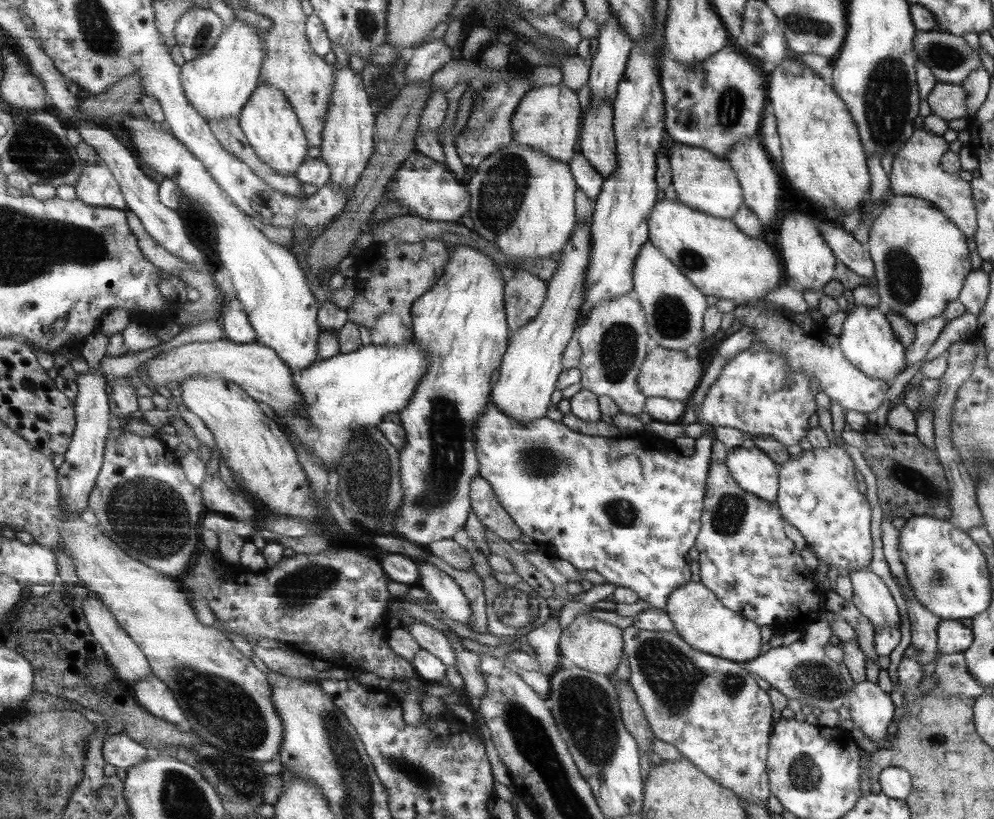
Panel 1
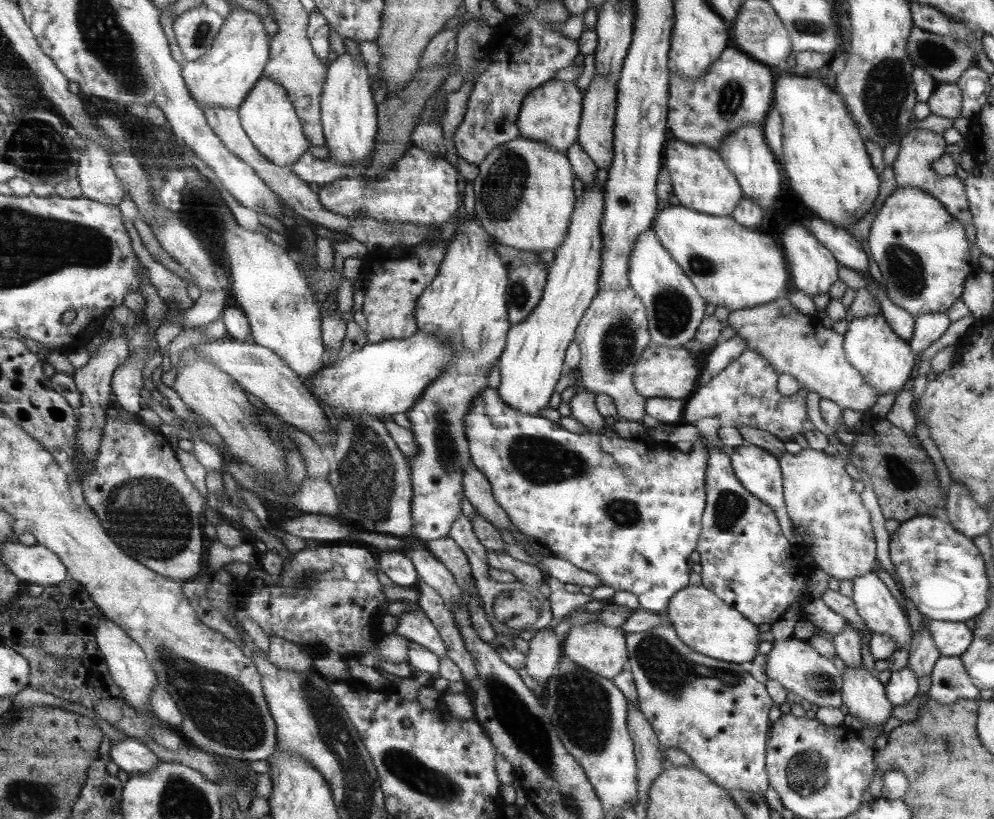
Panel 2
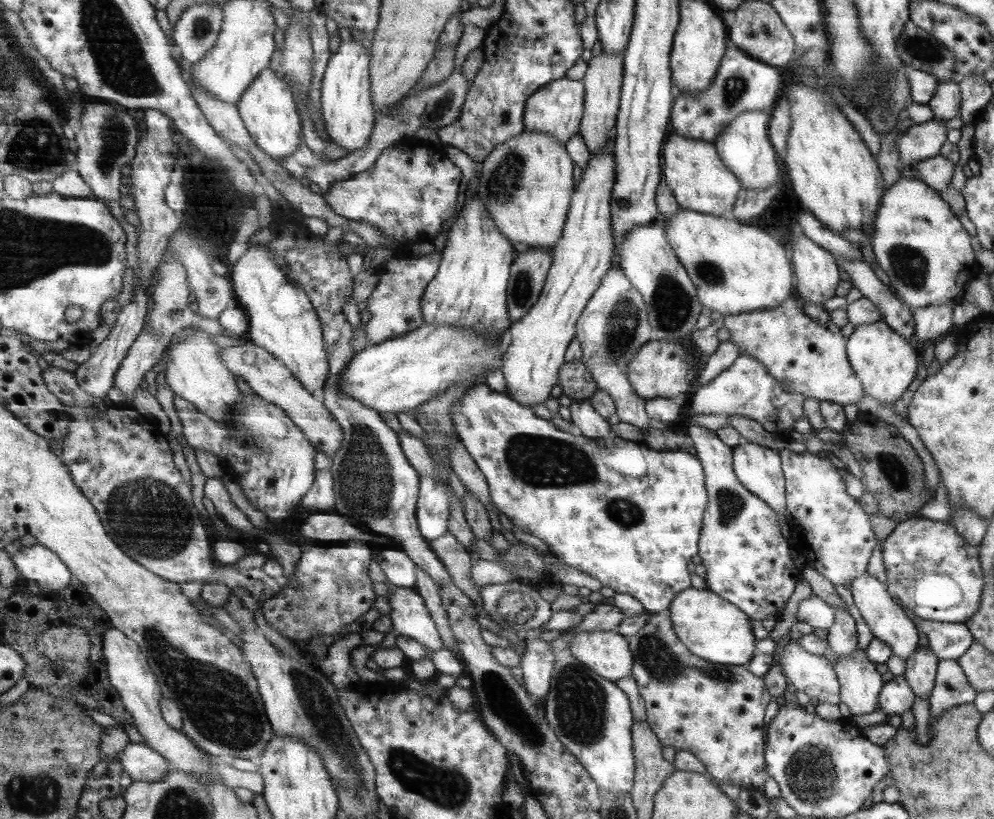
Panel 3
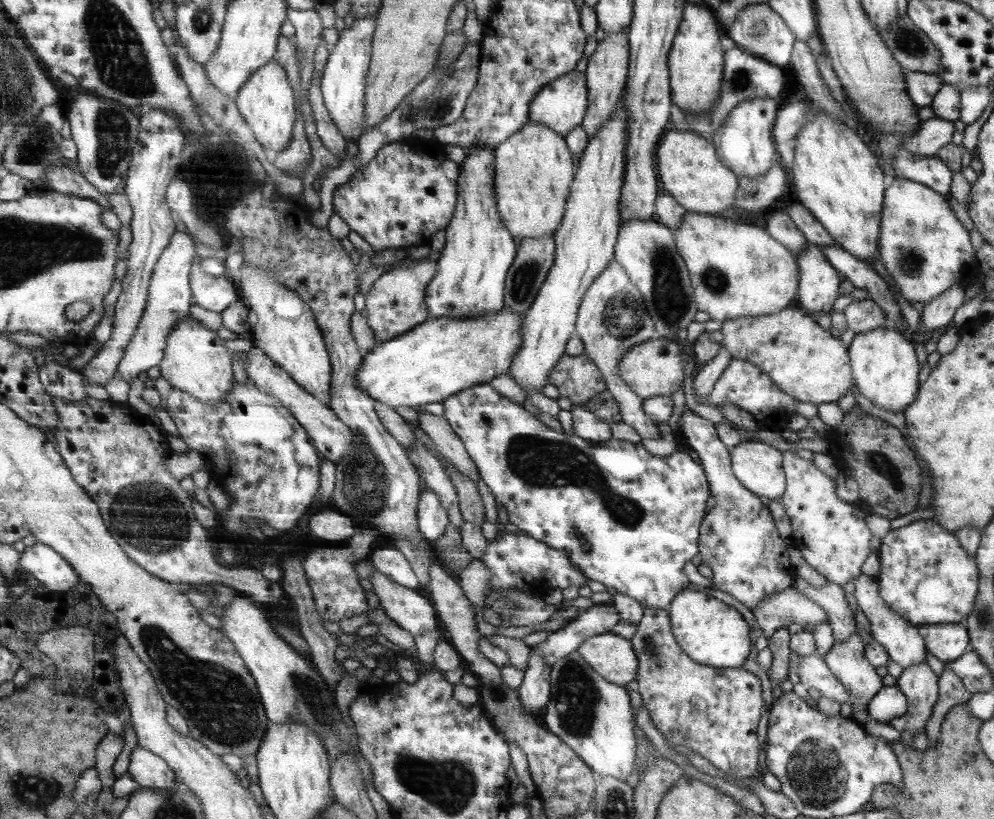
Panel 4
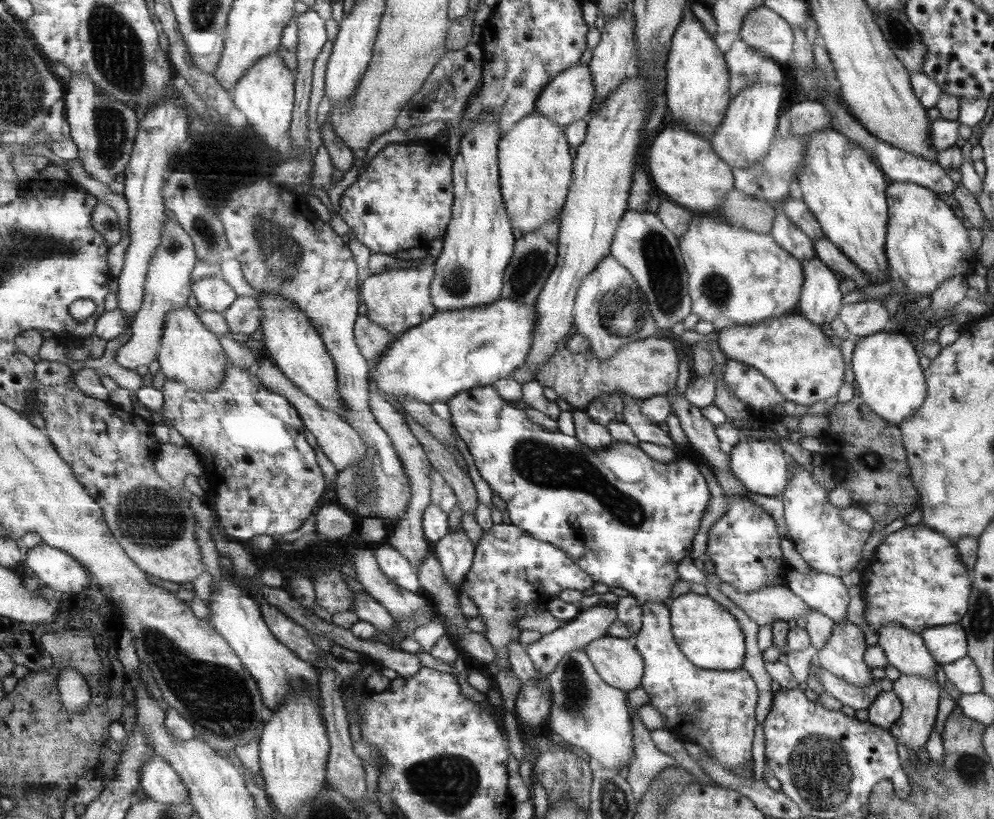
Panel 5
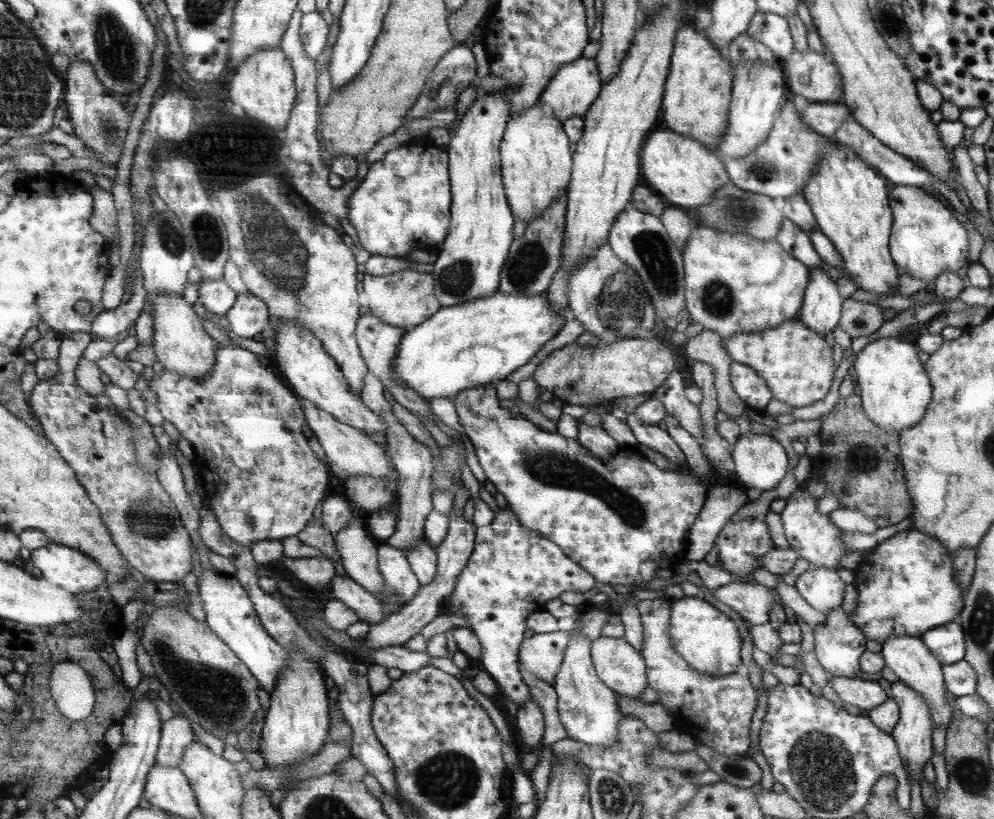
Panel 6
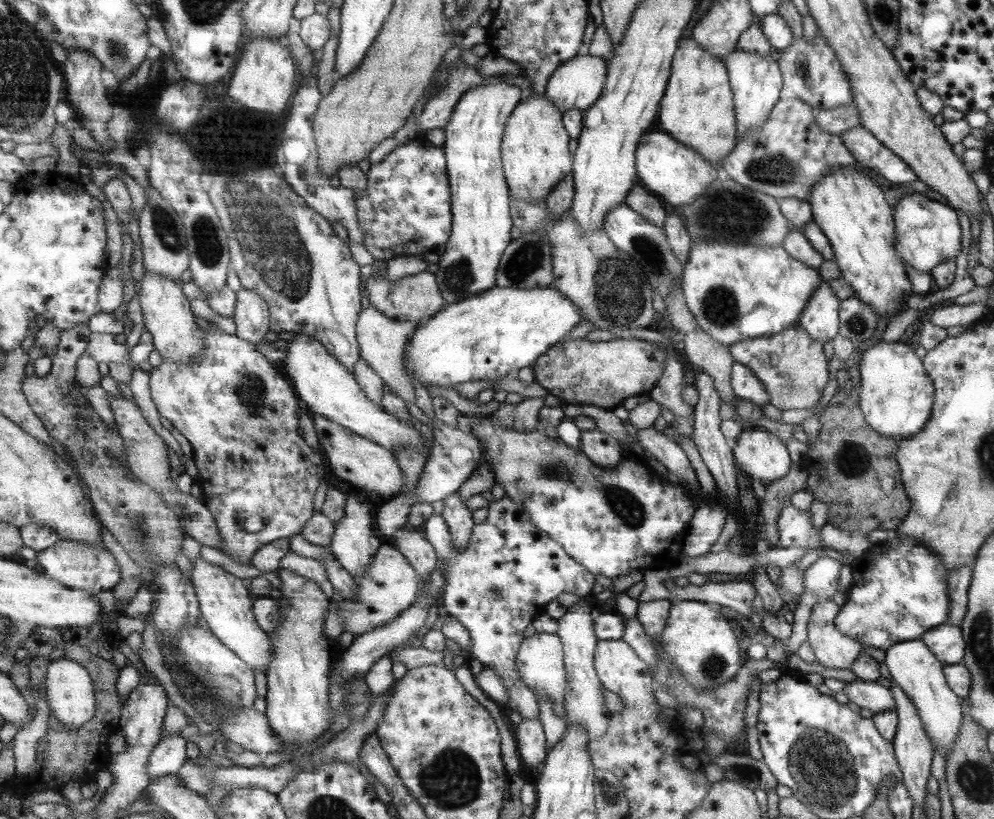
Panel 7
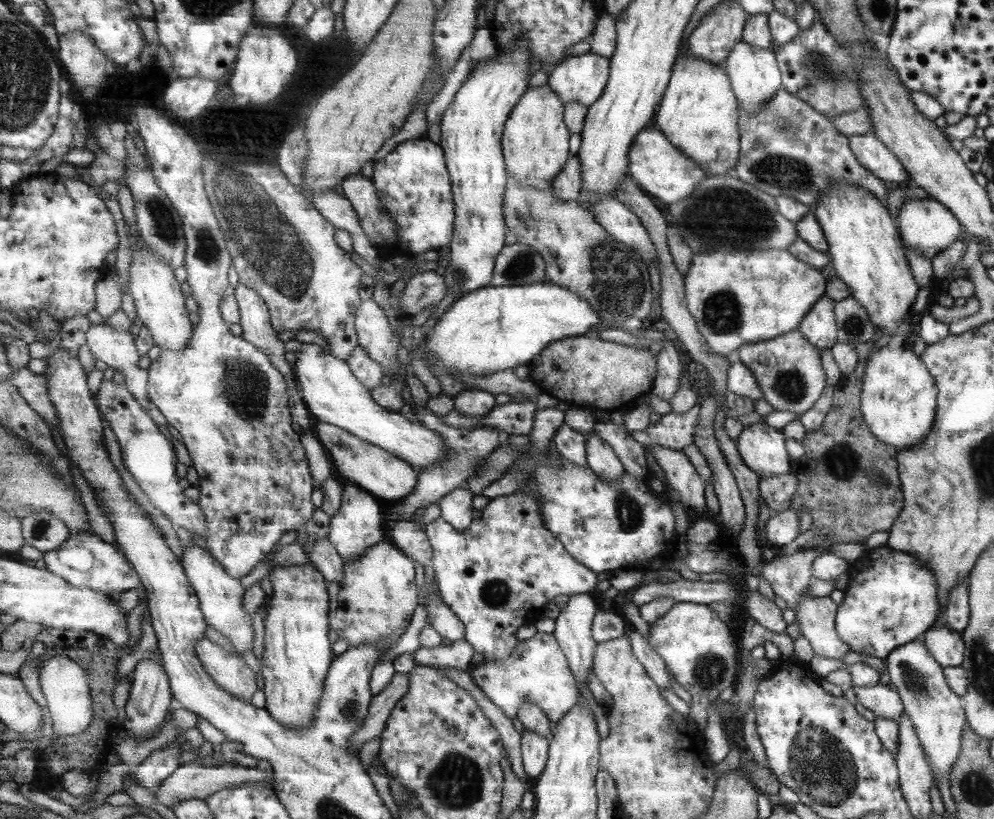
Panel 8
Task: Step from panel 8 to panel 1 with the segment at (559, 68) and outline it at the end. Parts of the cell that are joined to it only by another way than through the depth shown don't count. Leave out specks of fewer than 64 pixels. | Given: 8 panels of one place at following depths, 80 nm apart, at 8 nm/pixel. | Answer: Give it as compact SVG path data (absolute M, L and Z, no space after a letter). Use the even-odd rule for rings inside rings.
M563 84L531 88L525 92L517 103L516 111L513 112L512 142L532 148L535 152L568 165L573 156L579 114L581 114L581 106L577 104L577 96L573 94L573 90Z

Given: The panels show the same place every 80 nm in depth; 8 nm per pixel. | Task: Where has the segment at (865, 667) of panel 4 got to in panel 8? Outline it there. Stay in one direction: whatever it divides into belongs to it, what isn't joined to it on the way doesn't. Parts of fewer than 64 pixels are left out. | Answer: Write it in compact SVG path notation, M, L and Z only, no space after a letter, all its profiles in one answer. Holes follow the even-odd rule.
M807 589L801 593L801 599L794 610L794 616L799 623L799 630L802 637L809 642L814 654L833 660L842 659L842 656L851 649L845 641L840 639L840 635L835 629L835 616L838 609L837 604L833 604L829 596L814 598L809 596Z

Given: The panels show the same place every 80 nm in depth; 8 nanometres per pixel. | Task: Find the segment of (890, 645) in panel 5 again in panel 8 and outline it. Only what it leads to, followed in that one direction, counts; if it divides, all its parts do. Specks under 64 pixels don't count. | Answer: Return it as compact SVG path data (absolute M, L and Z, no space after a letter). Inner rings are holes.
M922 639L898 646L885 657L885 666L889 682L896 688L902 702L902 708L912 720L916 736L920 739L925 756L928 757L932 769L933 785L936 786L934 775L945 775L948 780L963 738L963 728L967 724L964 716L963 700L948 687L944 679L944 666L937 664L935 657L925 648Z

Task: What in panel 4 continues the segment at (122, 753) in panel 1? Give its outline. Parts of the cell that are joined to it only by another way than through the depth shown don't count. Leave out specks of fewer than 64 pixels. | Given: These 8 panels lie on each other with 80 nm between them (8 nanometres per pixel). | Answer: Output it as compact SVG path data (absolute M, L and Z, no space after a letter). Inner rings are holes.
M142 746L132 750L127 771L141 787L170 789L177 782L176 772L165 759Z

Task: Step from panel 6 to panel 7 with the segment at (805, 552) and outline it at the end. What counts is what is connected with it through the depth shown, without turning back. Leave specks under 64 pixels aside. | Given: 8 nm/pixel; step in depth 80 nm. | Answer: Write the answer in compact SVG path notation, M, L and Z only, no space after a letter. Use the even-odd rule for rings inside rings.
M785 505L777 518L778 546L802 546L806 552L827 550L820 539L819 532L813 530L810 510L797 510L792 505Z

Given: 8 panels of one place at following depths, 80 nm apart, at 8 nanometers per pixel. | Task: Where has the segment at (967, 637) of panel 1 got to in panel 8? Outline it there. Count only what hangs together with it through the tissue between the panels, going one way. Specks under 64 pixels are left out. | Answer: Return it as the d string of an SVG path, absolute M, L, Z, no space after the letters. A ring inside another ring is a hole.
M935 625L925 631L920 639L925 648L935 657L937 664L956 667L964 662L966 650L963 637L953 629Z

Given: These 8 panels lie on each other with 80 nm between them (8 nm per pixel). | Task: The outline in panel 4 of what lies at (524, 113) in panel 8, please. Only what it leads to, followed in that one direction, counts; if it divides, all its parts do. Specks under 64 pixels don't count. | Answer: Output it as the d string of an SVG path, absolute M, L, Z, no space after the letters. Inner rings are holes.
M528 120L525 127L499 143L493 151L492 172L495 178L492 188L496 208L512 239L519 238L523 242L524 239L552 236L563 222L574 179L573 160L566 141L553 129Z

